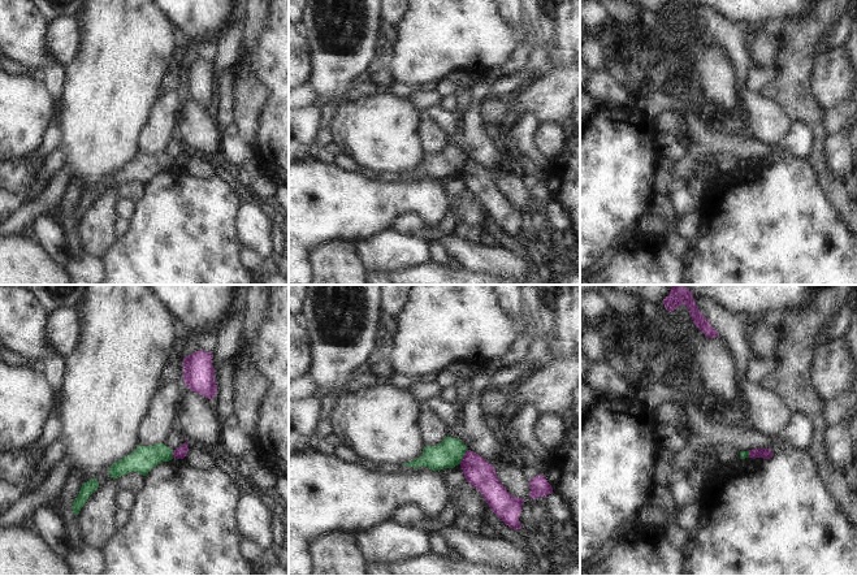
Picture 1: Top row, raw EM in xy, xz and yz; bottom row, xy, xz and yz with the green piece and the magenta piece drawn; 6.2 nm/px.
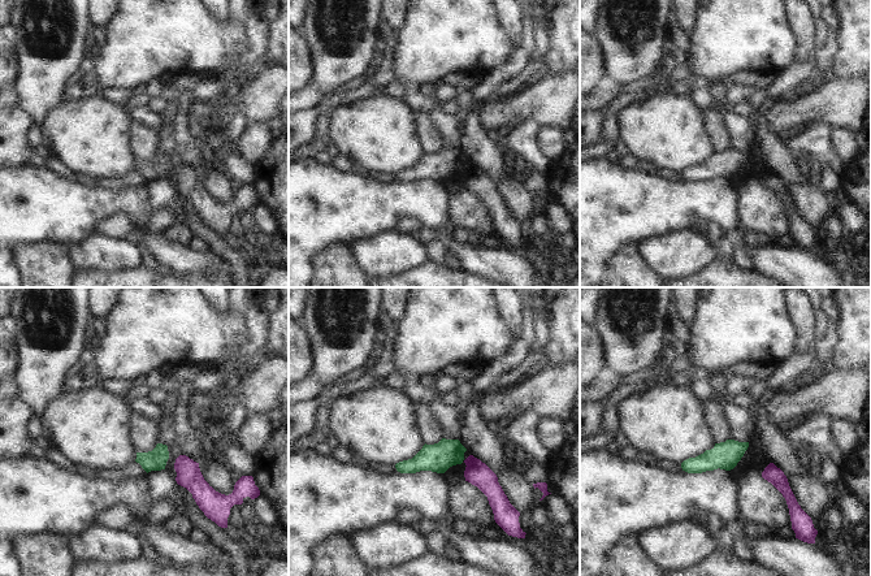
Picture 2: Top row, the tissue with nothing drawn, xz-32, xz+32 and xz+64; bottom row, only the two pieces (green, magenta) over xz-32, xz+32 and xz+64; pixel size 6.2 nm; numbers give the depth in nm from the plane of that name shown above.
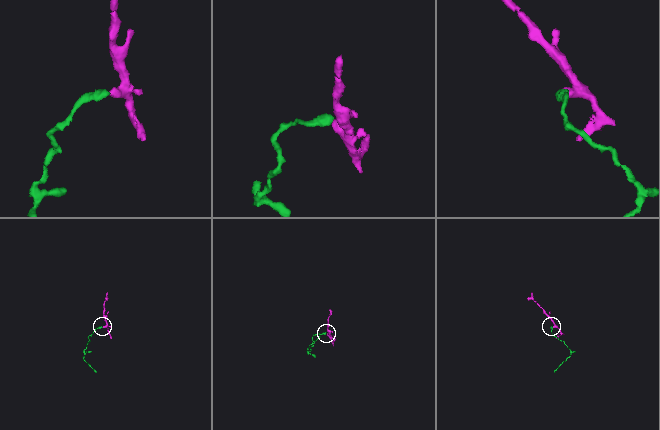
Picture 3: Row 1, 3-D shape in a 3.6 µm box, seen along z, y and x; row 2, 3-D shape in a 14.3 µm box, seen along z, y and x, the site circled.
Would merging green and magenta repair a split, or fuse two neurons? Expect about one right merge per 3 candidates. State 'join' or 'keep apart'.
keep apart

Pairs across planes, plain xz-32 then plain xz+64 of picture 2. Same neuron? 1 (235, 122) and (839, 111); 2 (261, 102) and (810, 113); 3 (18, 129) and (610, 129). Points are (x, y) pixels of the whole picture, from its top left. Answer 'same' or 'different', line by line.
1: different
2: same
3: different

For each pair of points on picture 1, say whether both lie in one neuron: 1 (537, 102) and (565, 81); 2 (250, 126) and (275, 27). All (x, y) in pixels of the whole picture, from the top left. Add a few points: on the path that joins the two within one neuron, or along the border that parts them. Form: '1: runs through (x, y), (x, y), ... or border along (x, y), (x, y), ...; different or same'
1: runs through (544, 99), (558, 87); same
2: border along (243, 59), (239, 65), (267, 92), (259, 115); different

